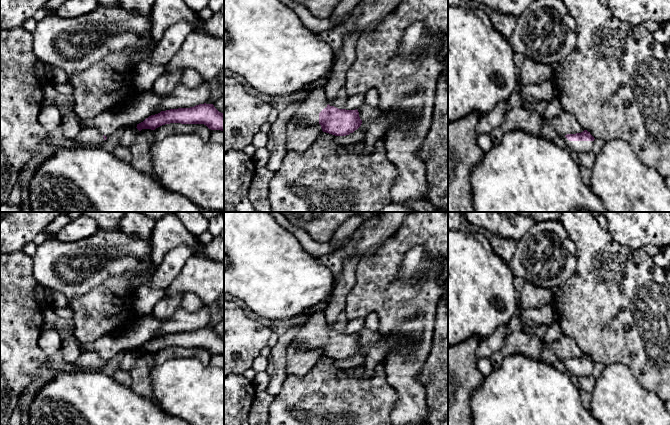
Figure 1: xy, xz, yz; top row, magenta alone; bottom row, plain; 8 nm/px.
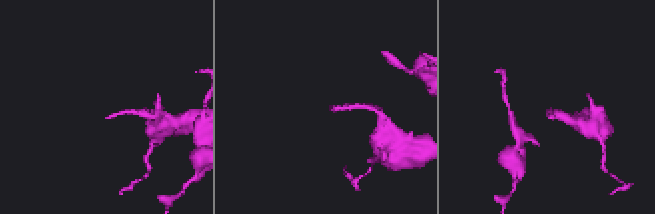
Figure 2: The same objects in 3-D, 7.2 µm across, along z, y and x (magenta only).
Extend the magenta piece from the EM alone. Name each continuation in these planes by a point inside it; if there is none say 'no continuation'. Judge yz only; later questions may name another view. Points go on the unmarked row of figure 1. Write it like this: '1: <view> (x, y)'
1: yz (579, 371)

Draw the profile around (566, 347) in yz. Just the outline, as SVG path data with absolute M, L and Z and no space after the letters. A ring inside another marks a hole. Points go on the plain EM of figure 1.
M563 335L556 342L543 342L540 361L549 365L555 365L558 361L563 361L567 358L581 357L584 354L574 339Z

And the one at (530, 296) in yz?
M514 277L514 286L519 294L521 309L540 308L546 304L553 304L554 291L537 287L520 277Z

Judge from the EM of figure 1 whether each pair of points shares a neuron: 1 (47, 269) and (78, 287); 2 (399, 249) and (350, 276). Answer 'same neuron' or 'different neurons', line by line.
1: same neuron
2: different neurons

